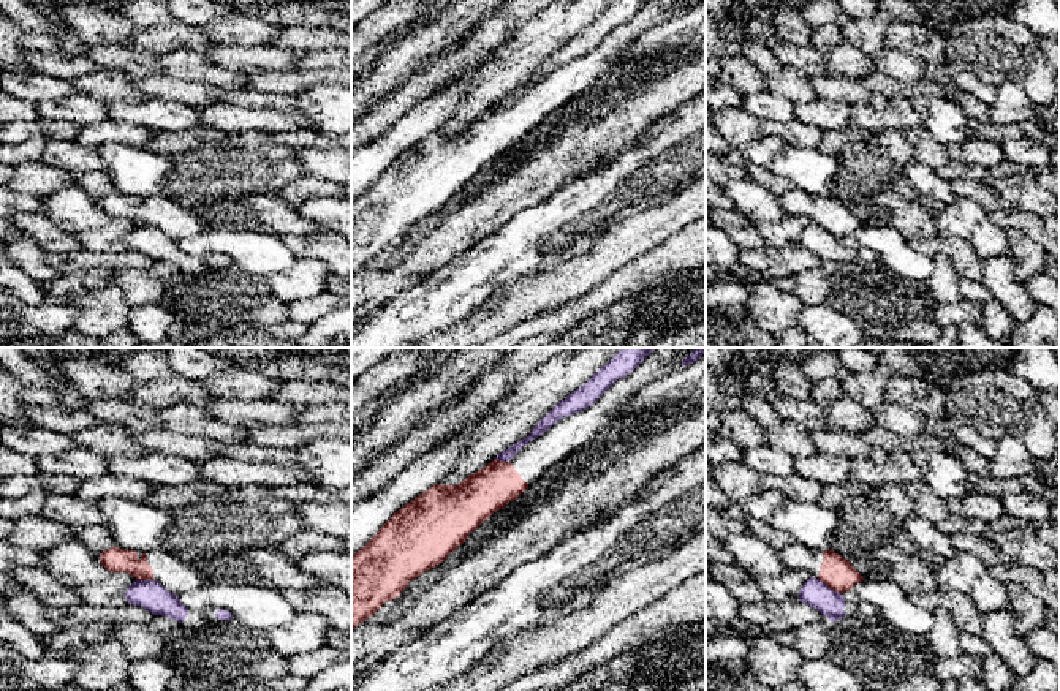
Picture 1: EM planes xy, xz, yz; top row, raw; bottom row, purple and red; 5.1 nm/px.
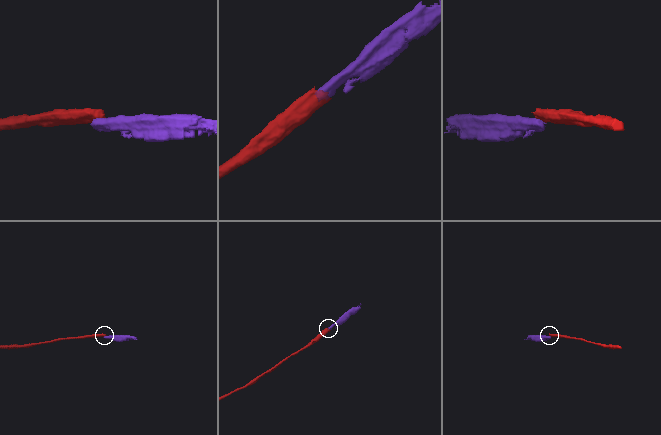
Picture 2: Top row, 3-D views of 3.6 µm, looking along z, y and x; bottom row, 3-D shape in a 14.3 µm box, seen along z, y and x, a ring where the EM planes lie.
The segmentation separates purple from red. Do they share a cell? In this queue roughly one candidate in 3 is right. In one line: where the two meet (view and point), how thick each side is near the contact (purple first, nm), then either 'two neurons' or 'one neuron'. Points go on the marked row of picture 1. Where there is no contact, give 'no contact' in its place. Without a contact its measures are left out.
yz (828, 587) | 140/160 nm | two neurons

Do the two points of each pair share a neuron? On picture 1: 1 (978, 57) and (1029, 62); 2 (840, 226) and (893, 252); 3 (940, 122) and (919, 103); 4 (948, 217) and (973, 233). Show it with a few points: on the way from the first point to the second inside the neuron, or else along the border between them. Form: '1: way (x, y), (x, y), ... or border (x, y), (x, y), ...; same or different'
1: way (991, 57), (1016, 57); same
2: border (863, 225), (848, 237); different
3: way (935, 117), (924, 108); same
4: way (954, 219), (959, 219), (967, 226); same

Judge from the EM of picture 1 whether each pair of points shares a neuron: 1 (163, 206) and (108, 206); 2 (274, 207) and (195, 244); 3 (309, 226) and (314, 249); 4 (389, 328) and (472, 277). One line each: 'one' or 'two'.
1: one
2: two
3: two
4: one

